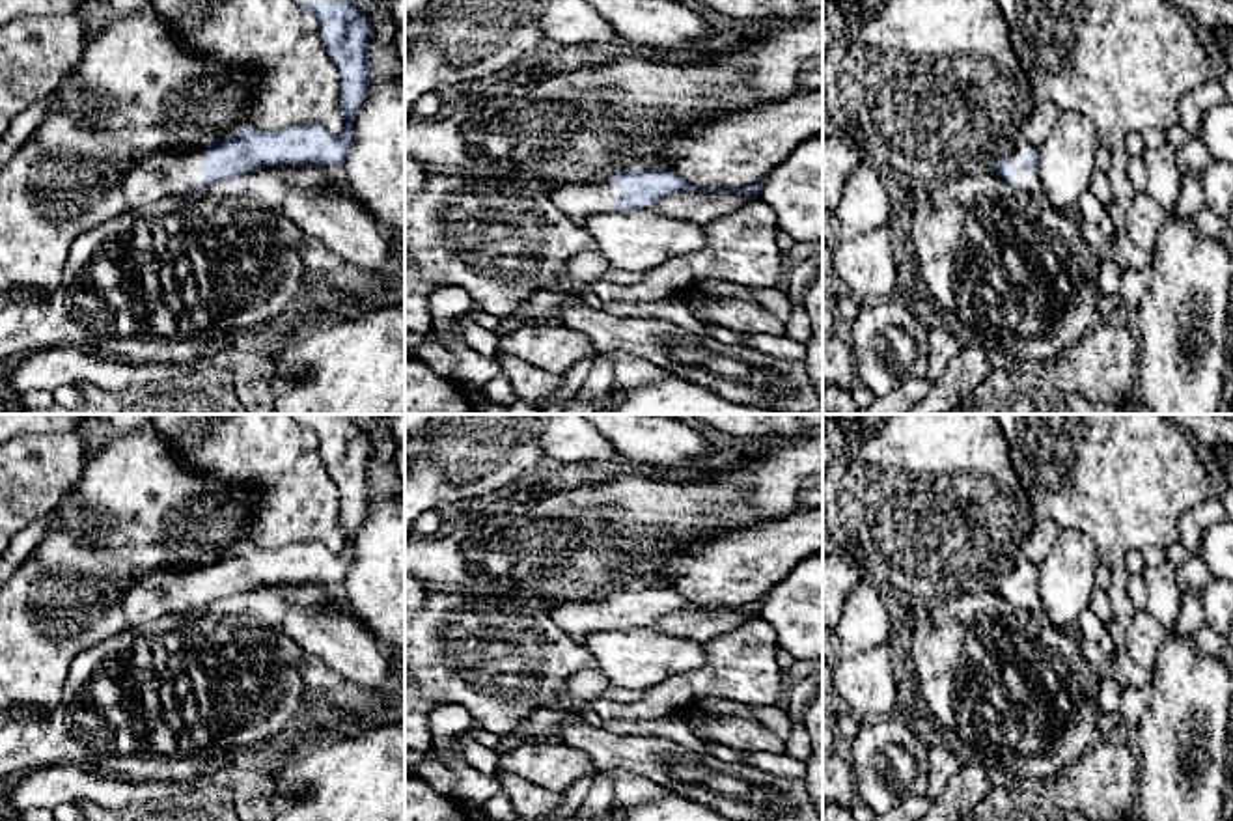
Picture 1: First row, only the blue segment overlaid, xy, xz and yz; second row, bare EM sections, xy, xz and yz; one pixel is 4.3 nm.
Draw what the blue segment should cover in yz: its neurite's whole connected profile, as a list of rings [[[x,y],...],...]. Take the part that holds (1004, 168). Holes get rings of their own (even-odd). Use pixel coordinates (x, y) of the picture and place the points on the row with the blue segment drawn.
[[[1024,134],[1013,140],[1013,149],[996,164],[992,174],[1005,179],[1015,188],[1046,198],[1039,179],[1037,147],[1032,146]]]

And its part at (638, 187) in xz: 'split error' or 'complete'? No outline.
split error

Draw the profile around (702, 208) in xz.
[[[681,192],[660,198],[653,209],[673,218],[711,224],[746,203],[757,202],[759,194],[731,194],[731,192]]]

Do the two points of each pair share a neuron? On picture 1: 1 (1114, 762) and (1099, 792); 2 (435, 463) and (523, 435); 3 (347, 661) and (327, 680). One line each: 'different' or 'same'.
1: same
2: same
3: different

